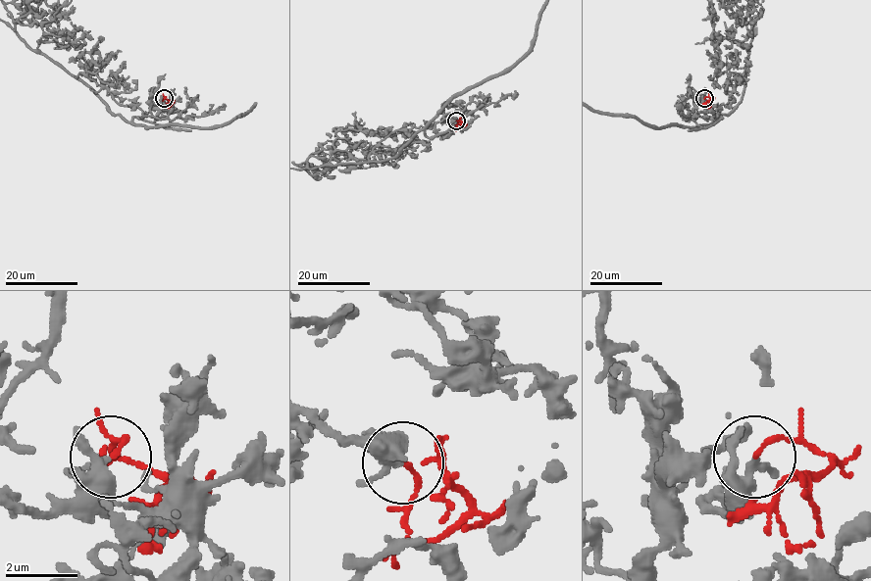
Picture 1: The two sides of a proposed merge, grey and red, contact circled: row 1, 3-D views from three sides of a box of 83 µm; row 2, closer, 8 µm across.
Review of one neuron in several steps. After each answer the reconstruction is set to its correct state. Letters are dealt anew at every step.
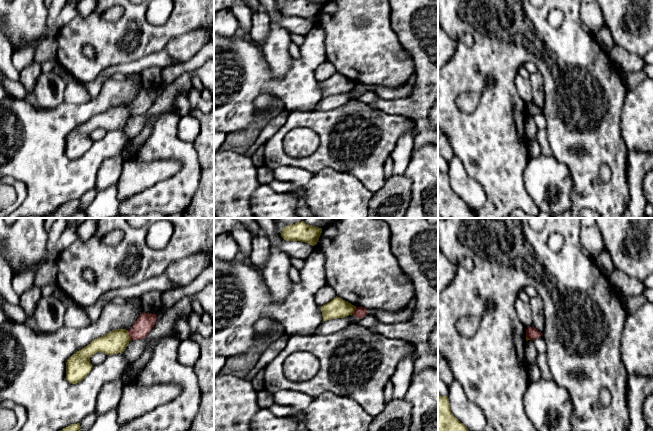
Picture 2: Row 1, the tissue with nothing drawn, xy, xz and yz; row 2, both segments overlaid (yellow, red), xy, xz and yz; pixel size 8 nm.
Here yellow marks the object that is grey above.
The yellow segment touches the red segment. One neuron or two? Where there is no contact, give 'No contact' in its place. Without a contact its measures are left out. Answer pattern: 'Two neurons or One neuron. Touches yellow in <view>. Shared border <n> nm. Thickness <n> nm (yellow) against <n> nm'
Two neurons. Touches yellow in xy. Shared border 90 nm. Thickness 190 nm (yellow) against 140 nm

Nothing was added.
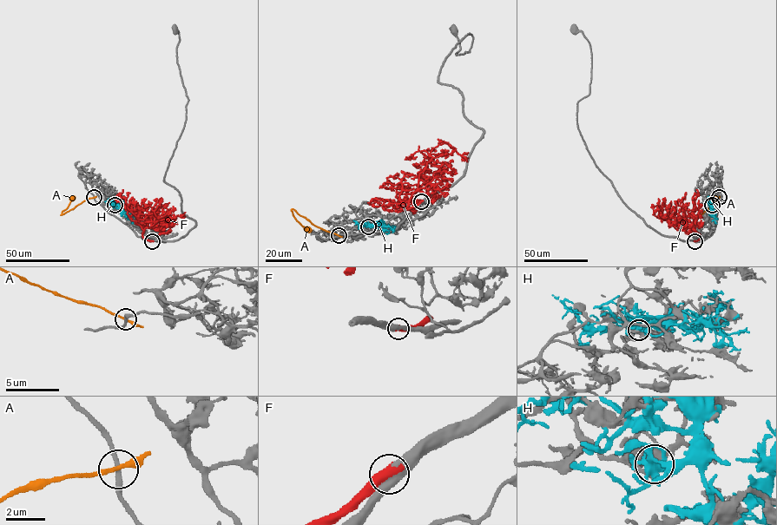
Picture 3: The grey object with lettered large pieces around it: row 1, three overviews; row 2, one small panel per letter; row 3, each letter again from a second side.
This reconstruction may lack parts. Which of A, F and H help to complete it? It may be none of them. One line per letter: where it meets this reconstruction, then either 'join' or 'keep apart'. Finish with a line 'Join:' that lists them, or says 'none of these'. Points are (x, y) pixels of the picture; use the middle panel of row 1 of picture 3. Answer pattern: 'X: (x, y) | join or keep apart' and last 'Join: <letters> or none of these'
A: (339, 235) | keep apart
F: (421, 201) | join
H: (368, 226) | keep apart
Join: F

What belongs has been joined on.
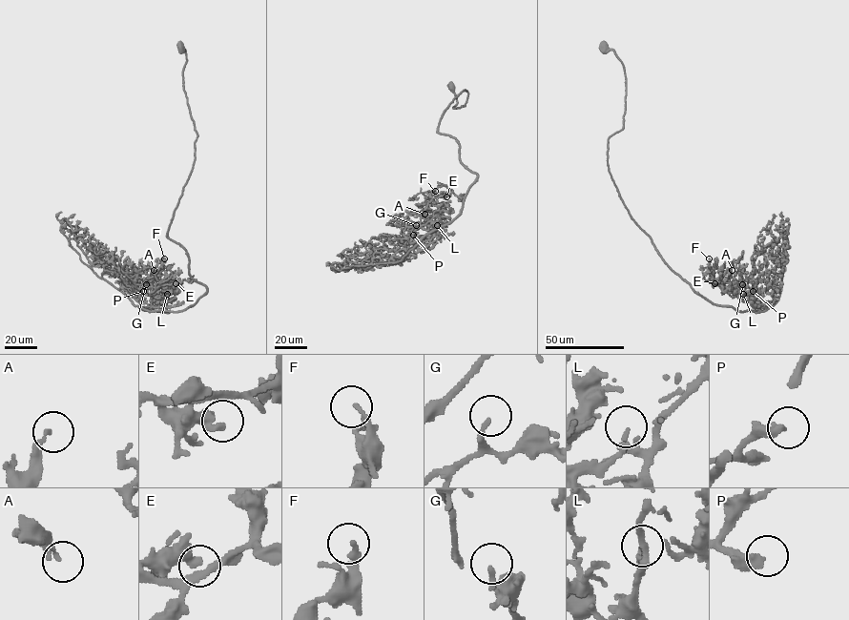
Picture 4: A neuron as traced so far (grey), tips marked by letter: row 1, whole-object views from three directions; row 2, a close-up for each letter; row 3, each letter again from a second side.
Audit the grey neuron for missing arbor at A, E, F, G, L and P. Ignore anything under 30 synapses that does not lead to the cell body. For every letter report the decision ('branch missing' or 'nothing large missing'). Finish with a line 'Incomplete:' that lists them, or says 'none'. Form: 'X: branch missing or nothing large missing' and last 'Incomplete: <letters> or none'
A: branch missing
E: nothing large missing
F: nothing large missing
G: branch missing
L: nothing large missing
P: branch missing
Incomplete: A, G, P

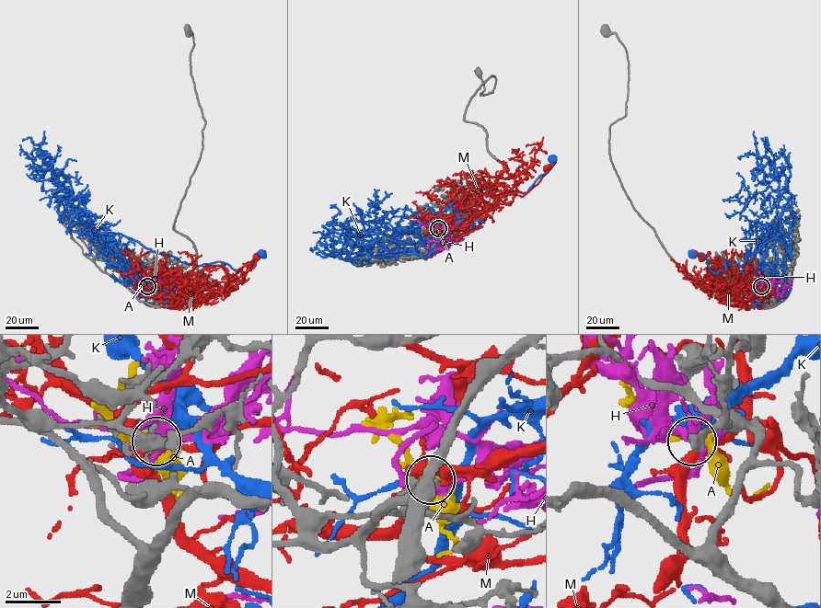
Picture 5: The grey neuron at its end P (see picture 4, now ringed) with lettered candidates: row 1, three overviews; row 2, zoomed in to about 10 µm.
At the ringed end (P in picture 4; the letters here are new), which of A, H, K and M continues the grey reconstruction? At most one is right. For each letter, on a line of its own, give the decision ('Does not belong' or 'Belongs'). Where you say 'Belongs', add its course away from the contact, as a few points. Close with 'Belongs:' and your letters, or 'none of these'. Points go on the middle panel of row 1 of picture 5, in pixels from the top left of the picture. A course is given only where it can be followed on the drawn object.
A: Does not belong
H: Does not belong
K: Does not belong
M: Does not belong
Belongs: none of these

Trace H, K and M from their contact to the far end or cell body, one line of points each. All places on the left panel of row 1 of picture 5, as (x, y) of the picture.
H: (147, 286), (158, 276), (177, 271), (183, 281), (172, 281), (171, 286), (164, 279), (144, 289), (138, 280)
K: (147, 286), (92, 224), (89, 235), (121, 234), (199, 266), (245, 273), (261, 255)
M: (146, 286), (156, 295), (172, 288), (192, 290), (206, 265), (220, 266), (234, 275), (257, 256)

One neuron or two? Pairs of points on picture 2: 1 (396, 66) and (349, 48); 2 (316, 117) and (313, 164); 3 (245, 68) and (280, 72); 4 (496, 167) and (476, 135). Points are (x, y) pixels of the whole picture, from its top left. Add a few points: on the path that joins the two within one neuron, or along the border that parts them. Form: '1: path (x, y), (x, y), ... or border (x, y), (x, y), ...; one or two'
1: path (384, 66), (377, 63), (367, 53), (361, 52); one
2: path (325, 129), (325, 152); one
3: border (261, 49), (270, 73), (275, 78), (283, 78); two
4: path (496, 159), (495, 154), (484, 143); one

